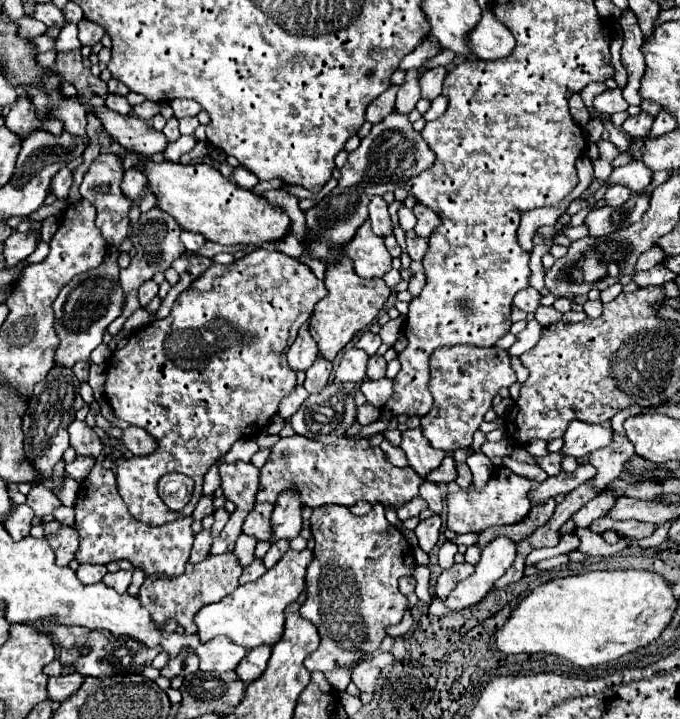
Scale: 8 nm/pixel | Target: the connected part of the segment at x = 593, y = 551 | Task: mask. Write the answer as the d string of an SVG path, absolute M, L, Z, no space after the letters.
M577 528L575 534L581 538L581 544L579 544L577 550L585 552L589 556L611 556L611 554L615 554L619 550L625 550L627 546L633 544L629 538L619 538L619 542L613 544L613 546L605 544L603 538L601 538L601 534L591 532L589 528Z

